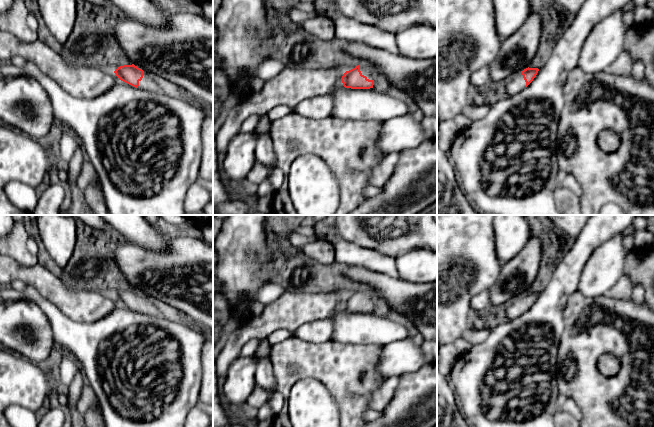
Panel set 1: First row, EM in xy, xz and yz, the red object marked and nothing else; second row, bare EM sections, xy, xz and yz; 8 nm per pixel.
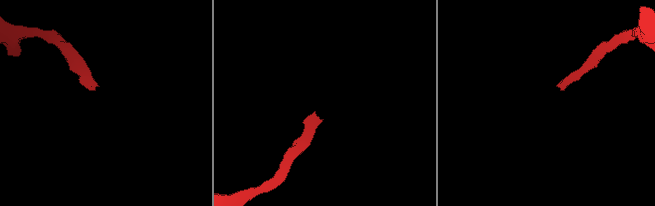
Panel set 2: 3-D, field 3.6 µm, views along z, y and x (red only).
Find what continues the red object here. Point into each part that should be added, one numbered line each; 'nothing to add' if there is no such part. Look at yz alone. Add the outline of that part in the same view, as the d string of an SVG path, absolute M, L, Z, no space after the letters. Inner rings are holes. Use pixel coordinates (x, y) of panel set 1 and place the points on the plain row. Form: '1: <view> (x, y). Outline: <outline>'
1: yz (514, 309). Outline: M522 297L515 298L512 302L501 308L501 321L511 321L526 312Z

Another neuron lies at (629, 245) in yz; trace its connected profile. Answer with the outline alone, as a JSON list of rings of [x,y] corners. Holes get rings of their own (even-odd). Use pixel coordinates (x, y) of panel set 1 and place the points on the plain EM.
[[[630,234],[624,237],[624,248],[627,251],[631,251],[635,248],[633,234]]]

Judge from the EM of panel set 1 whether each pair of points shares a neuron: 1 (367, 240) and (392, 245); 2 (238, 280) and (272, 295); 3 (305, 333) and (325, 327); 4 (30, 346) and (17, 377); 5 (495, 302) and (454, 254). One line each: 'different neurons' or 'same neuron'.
1: same neuron
2: different neurons
3: same neuron
4: different neurons
5: different neurons

